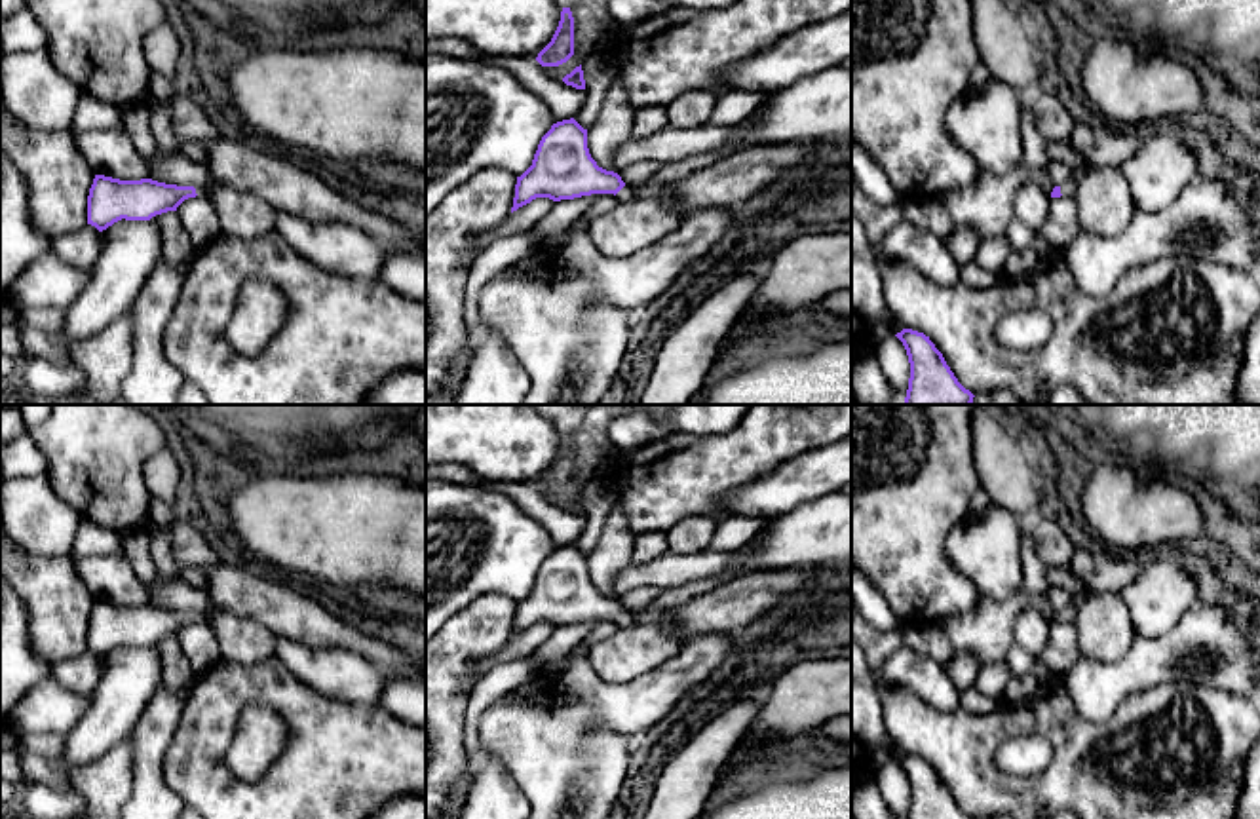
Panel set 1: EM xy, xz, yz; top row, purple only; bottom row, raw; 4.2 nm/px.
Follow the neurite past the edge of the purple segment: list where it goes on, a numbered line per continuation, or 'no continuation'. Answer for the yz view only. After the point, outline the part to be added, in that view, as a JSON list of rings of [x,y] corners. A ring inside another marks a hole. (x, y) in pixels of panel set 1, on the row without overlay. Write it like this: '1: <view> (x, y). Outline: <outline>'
1: yz (1101, 571). Outline: [[[1098,545],[1078,547],[1068,568],[1083,581],[1083,589],[1072,595],[1070,604],[1060,612],[1060,619],[1074,621],[1078,608],[1089,595],[1121,593],[1123,587],[1138,578],[1142,566],[1144,557],[1138,555],[1119,555]]]

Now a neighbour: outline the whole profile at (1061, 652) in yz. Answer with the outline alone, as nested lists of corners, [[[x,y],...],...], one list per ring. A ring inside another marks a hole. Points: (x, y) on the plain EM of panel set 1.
[[[1074,621],[1049,625],[1049,640],[1040,659],[1060,676],[1079,659],[1078,629]]]

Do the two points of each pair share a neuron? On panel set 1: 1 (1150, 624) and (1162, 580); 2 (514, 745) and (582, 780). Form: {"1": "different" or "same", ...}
{"1": "same", "2": "same"}

